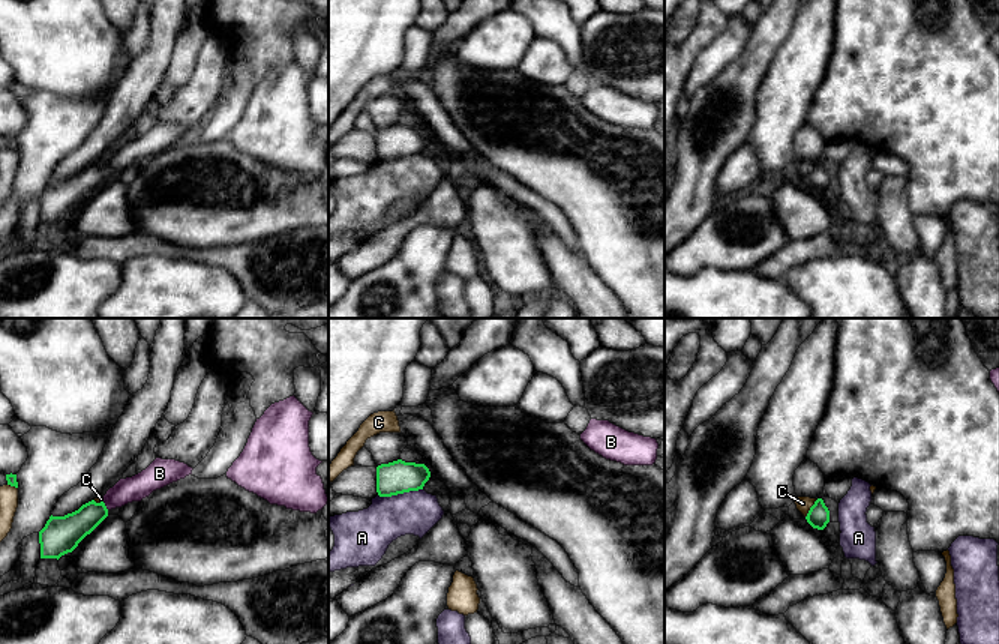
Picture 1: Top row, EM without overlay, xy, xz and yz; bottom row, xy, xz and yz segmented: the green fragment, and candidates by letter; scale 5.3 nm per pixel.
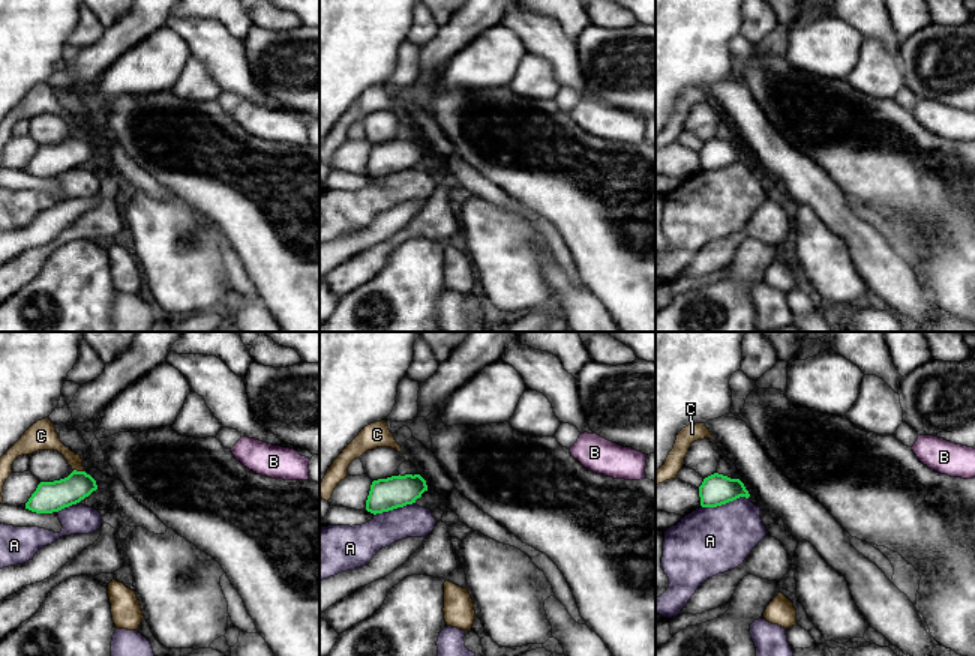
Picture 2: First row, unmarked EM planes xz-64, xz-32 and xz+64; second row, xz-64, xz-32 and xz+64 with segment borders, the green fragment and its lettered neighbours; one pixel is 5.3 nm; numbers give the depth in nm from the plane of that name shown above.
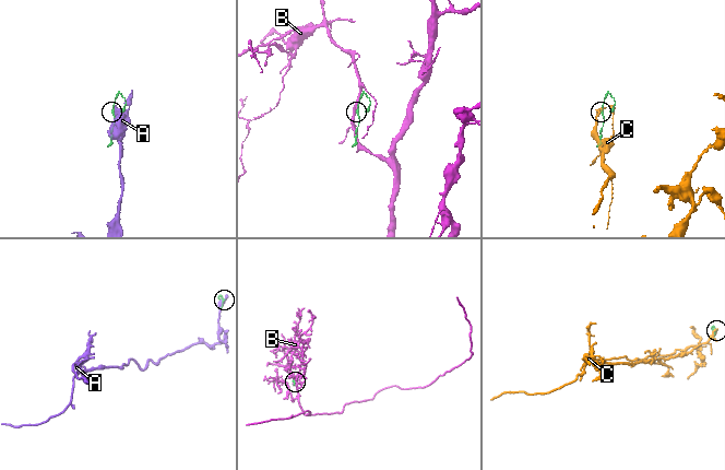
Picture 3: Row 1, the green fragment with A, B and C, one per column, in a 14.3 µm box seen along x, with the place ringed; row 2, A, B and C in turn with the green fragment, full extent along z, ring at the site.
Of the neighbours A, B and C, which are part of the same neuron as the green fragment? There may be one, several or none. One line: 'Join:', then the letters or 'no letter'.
Join: B

